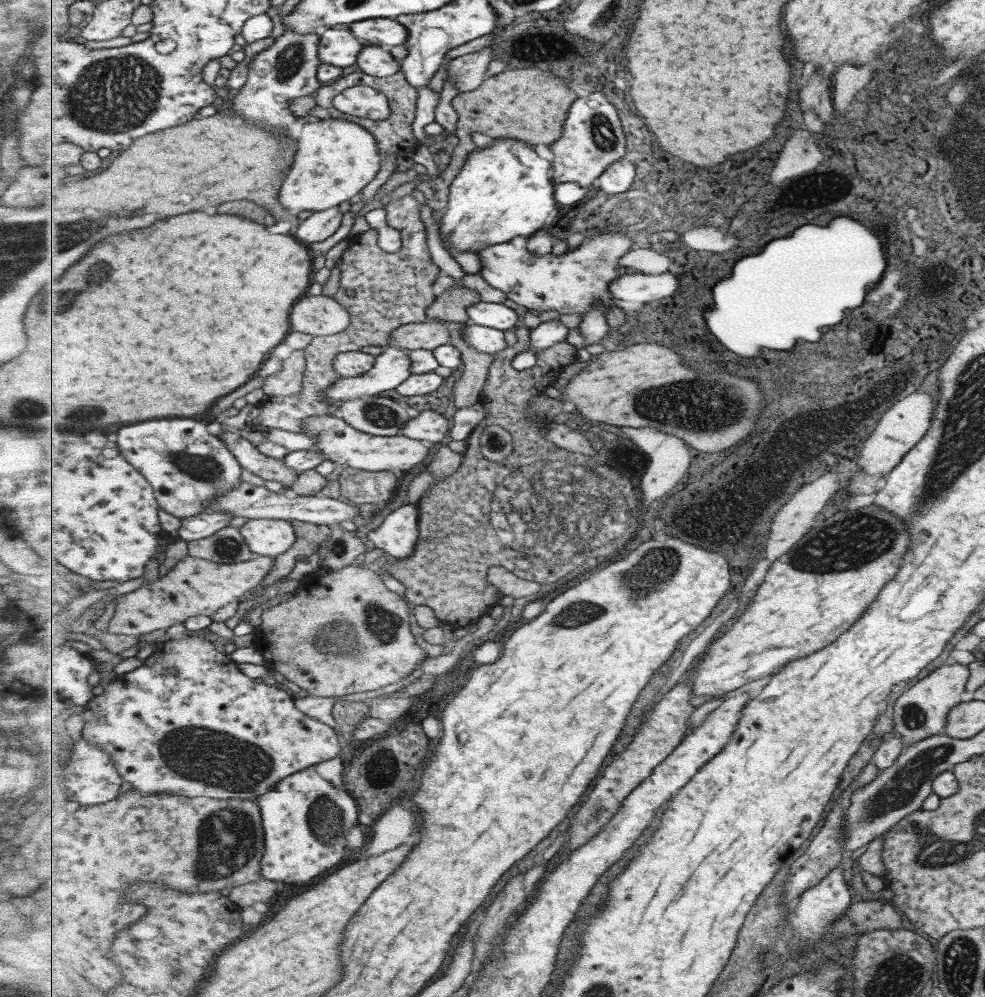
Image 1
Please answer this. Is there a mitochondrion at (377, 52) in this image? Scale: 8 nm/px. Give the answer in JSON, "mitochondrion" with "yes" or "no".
{"mitochondrion":"no"}

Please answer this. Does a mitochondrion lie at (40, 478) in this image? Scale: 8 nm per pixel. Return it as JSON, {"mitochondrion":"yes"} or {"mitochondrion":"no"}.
{"mitochondrion":"no"}

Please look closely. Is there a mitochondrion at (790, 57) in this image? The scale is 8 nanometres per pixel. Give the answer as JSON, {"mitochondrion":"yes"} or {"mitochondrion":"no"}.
{"mitochondrion":"no"}

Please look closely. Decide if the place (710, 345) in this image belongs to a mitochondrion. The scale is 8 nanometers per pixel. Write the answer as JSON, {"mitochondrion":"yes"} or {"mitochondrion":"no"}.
{"mitochondrion":"no"}

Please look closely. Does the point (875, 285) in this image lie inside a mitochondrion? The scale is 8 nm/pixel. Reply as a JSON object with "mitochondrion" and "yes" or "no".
{"mitochondrion":"no"}

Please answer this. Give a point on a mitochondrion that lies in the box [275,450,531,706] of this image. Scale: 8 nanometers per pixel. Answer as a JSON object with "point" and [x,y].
{"point":[333,640]}

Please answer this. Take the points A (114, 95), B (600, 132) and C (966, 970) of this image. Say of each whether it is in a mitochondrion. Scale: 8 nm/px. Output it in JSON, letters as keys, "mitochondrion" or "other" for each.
{"A":"mitochondrion","B":"mitochondrion","C":"mitochondrion"}

